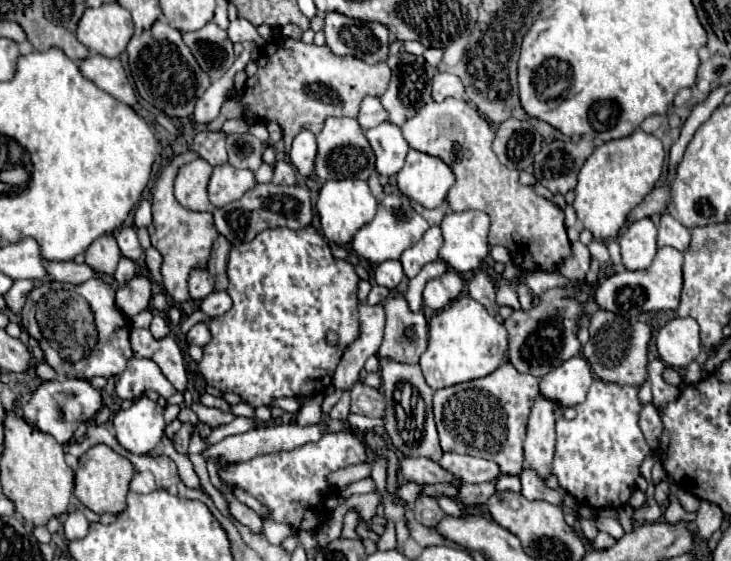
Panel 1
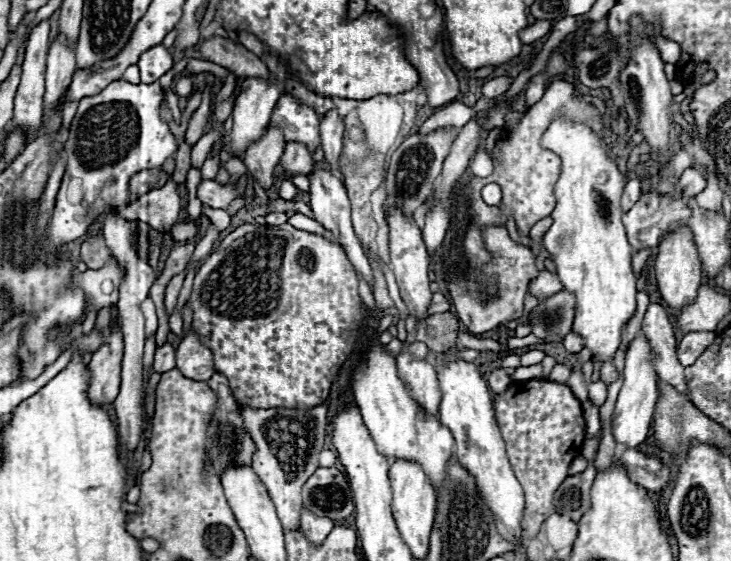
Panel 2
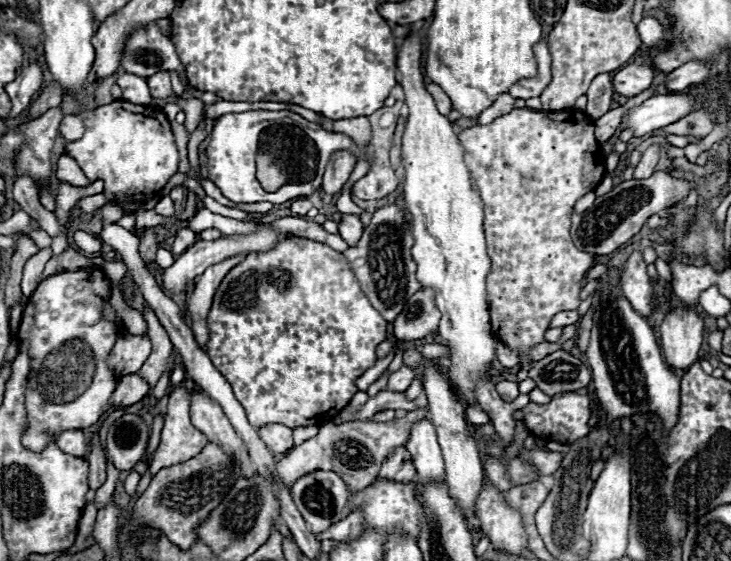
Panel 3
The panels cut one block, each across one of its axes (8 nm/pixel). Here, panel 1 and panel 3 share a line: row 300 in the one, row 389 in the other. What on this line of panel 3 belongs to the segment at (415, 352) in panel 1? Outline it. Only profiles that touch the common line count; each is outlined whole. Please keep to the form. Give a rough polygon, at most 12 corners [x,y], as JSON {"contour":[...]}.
{"contour":[[402,366],[388,378],[390,392],[406,392],[414,368]]}

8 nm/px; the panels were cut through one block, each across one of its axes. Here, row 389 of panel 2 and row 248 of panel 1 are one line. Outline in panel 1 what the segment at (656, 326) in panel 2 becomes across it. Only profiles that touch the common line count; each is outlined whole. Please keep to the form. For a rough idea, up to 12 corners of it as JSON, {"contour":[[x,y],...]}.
{"contour":[[664,214],[658,226],[658,246],[684,252],[690,230]]}

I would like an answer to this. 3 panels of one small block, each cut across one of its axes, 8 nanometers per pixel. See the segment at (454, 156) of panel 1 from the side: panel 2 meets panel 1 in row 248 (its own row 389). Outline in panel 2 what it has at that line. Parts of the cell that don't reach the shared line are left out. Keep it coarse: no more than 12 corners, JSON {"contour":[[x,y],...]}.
{"contour":[[512,382],[494,408],[526,494],[522,540],[556,512],[580,456],[566,384]]}

